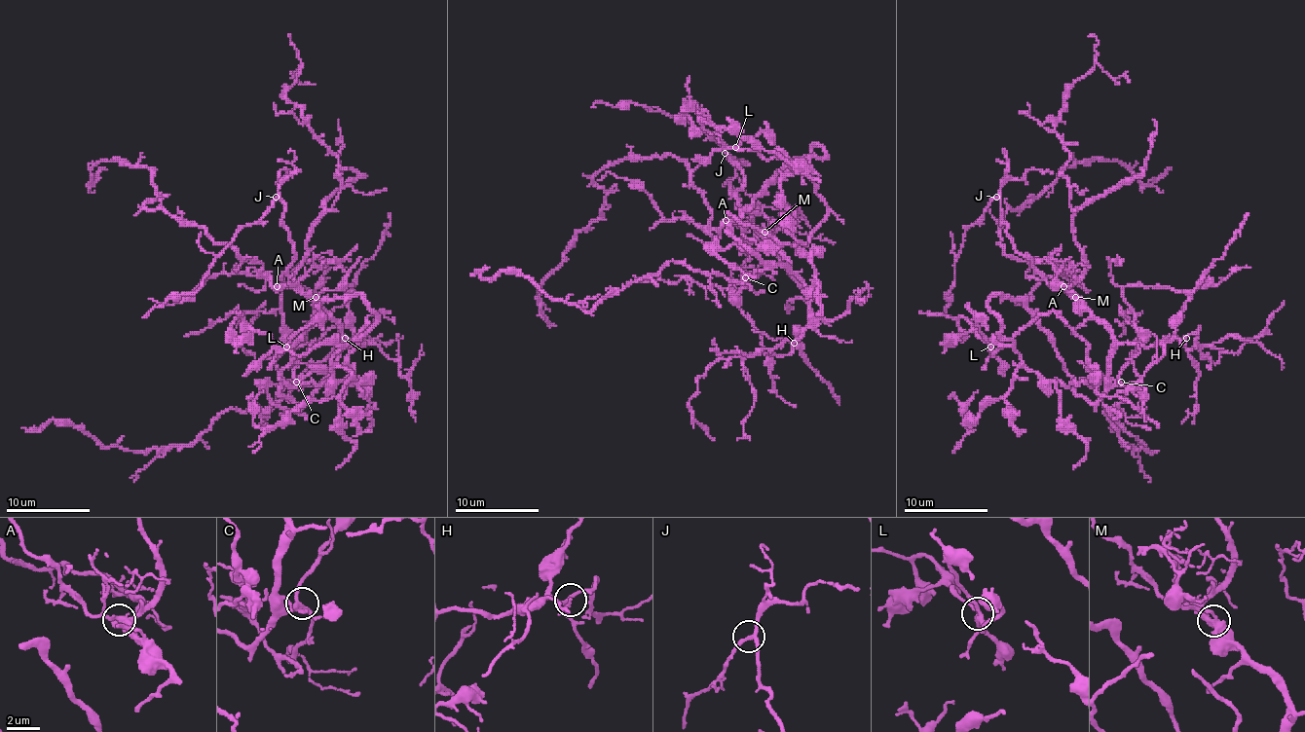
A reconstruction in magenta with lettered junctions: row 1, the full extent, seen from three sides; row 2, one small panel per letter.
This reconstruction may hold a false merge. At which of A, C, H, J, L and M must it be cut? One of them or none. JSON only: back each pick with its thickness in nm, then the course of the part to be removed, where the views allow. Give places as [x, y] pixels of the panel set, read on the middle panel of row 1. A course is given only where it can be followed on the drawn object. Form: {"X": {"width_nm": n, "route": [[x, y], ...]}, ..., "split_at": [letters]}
{"A": {"width_nm": 280, "route": [[725, 219], [710, 226], [675, 155], [606, 165], [593, 180], [606, 204], [540, 288], [556, 325]]}, "split_at": ["A"]}

